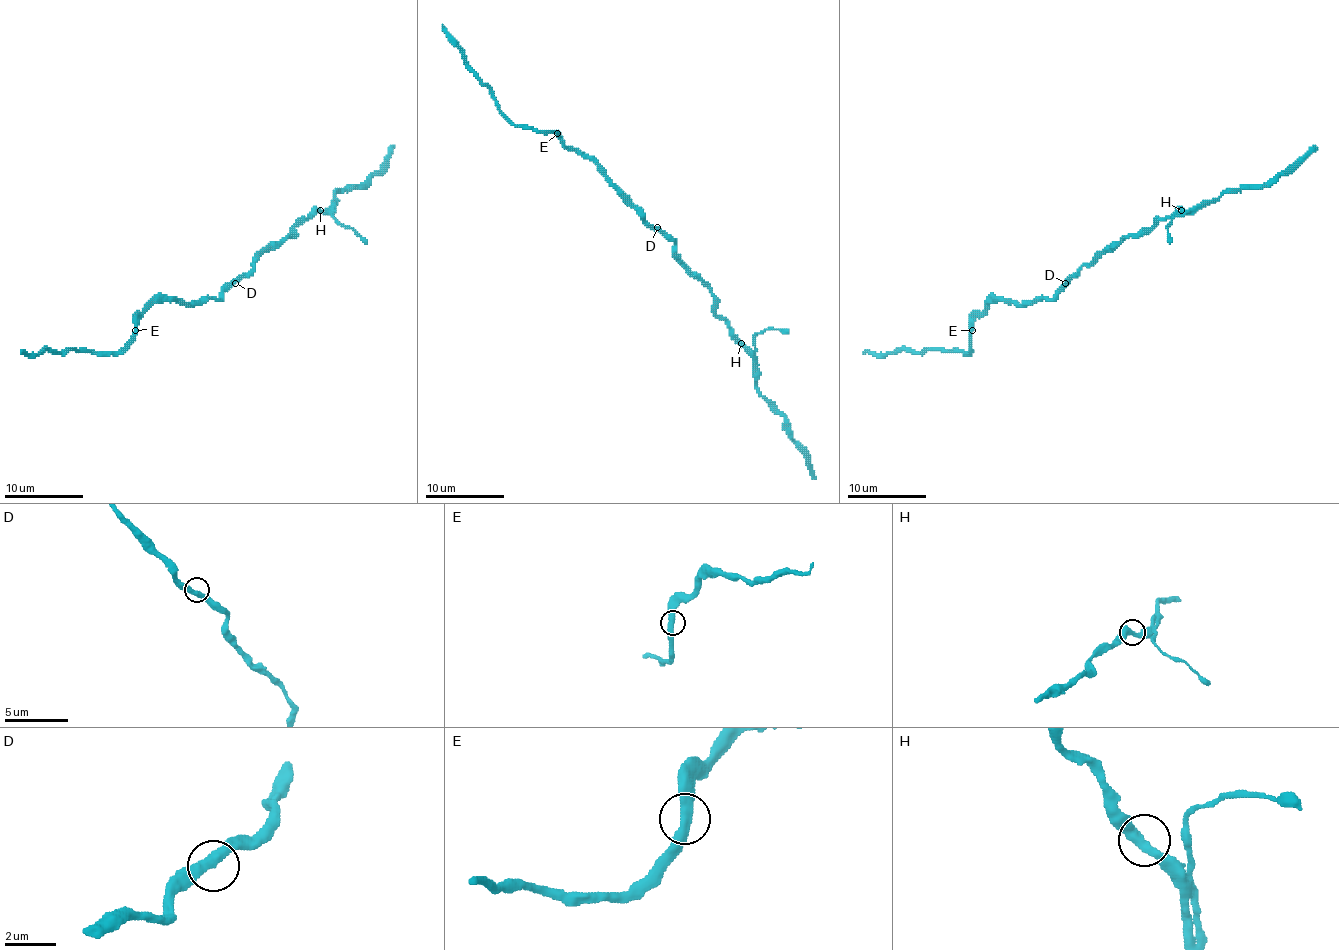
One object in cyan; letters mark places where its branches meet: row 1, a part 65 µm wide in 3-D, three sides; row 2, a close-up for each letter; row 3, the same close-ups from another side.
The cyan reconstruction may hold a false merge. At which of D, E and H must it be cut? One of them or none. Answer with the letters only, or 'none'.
none

